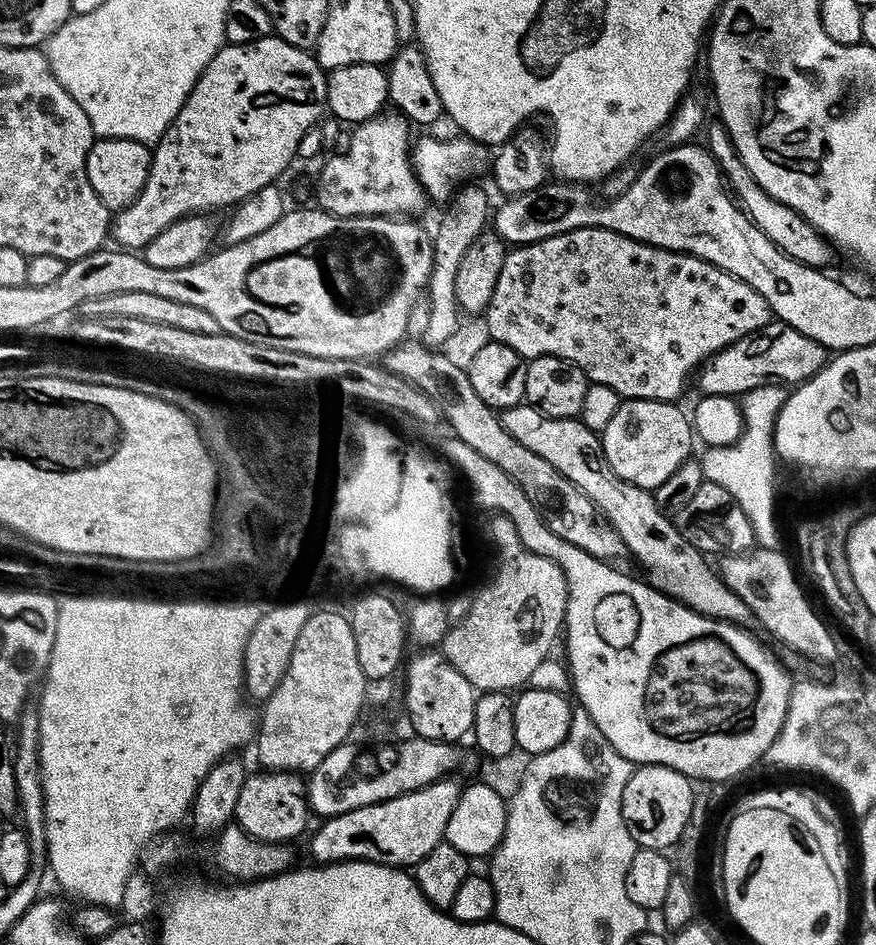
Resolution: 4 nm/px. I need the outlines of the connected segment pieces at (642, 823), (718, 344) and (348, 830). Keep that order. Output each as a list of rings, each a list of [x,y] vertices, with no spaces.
[[[641,764],[633,771],[632,777],[626,782],[626,790],[622,790],[622,818],[626,822],[626,830],[630,830],[630,838],[634,838],[637,846],[668,850],[677,844],[682,826],[686,826],[686,818],[690,818],[694,799],[692,787],[694,784],[689,777],[661,764]]]
[[[579,228],[566,234],[558,234],[554,238],[546,238],[537,244],[522,244],[513,247],[508,257],[502,262],[502,274],[498,274],[498,286],[494,286],[494,294],[486,309],[488,316],[488,332],[497,344],[510,346],[525,361],[539,356],[557,356],[582,370],[588,375],[589,381],[602,386],[610,386],[621,398],[652,399],[679,401],[684,392],[684,383],[704,364],[709,357],[724,347],[737,342],[738,339],[759,328],[766,327],[774,320],[770,306],[754,286],[746,286],[734,274],[726,274],[718,266],[706,262],[697,256],[687,256],[684,252],[669,252],[667,248],[655,248],[652,244],[643,244],[629,236],[611,232],[605,228]]]
[[[445,778],[436,780],[430,786],[419,788],[413,792],[403,792],[398,798],[390,798],[386,802],[378,802],[370,806],[358,806],[358,810],[346,810],[346,814],[329,816],[323,821],[324,824],[312,836],[308,848],[317,865],[339,864],[342,860],[369,860],[375,864],[388,864],[391,868],[408,870],[434,846],[438,846],[444,840],[446,822],[450,822],[450,814],[454,814],[454,806],[458,806],[458,798],[462,791],[462,784],[452,780],[456,778]]]

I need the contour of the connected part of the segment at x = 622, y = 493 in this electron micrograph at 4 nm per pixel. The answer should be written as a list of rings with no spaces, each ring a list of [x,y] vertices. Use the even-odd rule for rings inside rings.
[[[527,402],[518,403],[513,408],[503,409],[499,413],[499,418],[504,429],[510,434],[510,438],[518,438],[518,442],[522,442],[522,446],[526,446],[526,450],[534,450],[534,454],[538,454],[538,458],[546,458],[546,462],[550,462],[550,466],[554,466],[554,470],[558,470],[567,480],[574,482],[574,486],[578,486],[578,490],[582,490],[594,501],[597,510],[603,513],[606,521],[617,530],[629,555],[632,558],[635,557],[646,570],[647,583],[651,584],[653,588],[680,601],[685,607],[692,608],[703,616],[727,620],[729,623],[744,624],[748,622],[746,620],[751,617],[749,607],[724,584],[713,567],[711,570],[706,562],[707,557],[682,537],[673,519],[659,506],[653,493],[632,485],[629,481],[624,481],[607,464],[601,437],[597,433],[589,430],[578,418],[570,420],[550,418],[541,414]]]

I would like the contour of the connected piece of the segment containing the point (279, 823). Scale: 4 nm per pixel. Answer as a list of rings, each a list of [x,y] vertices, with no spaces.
[[[260,770],[257,773],[257,776],[245,775],[236,803],[235,823],[240,825],[247,836],[259,840],[275,844],[296,842],[310,817],[305,781],[295,772]]]

